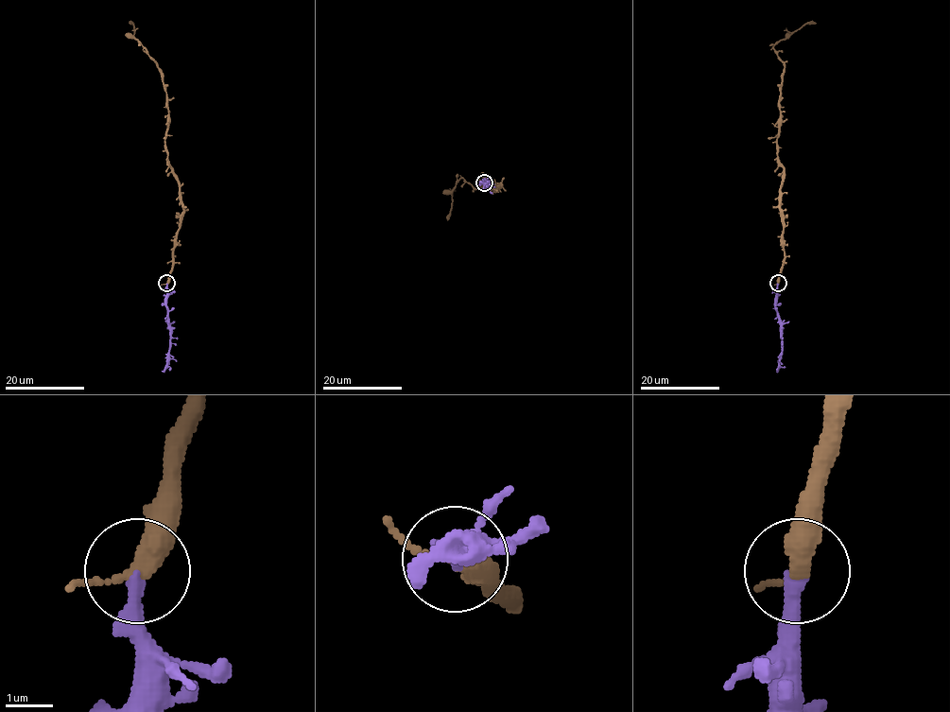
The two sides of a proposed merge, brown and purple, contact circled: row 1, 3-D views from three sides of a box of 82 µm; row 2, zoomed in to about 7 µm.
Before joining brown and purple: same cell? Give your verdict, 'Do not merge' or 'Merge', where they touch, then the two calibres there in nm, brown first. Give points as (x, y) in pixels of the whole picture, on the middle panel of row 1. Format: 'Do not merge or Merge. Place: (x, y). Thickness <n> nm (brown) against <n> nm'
Merge. Place: (484, 182). Thickness 360 nm (brown) against 340 nm

